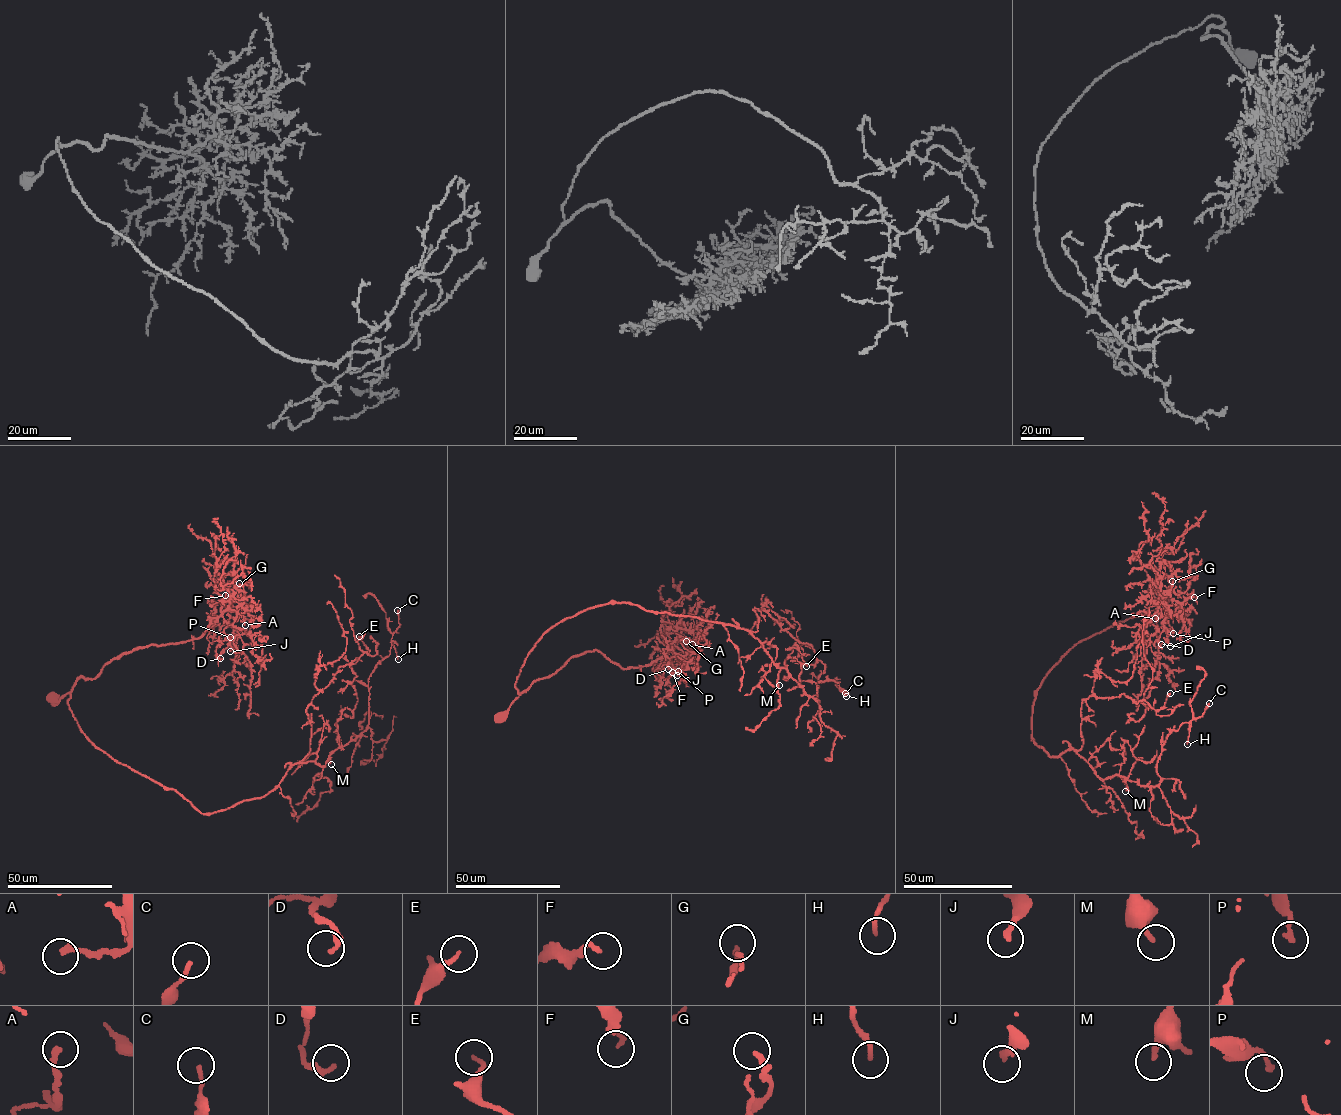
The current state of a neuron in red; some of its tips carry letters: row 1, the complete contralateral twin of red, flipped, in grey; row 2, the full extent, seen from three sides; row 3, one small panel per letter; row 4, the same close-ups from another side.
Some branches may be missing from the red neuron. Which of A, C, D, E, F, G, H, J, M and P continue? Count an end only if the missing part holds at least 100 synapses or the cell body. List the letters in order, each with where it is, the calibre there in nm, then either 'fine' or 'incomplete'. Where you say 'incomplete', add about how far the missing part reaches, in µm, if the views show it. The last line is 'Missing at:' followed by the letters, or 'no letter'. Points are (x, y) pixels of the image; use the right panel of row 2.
A: (1155, 618) | 220 nm | fine
C: (1209, 703) | 160 nm | fine
D: (1161, 644) | 240 nm | fine
E: (1170, 693) | 180 nm | fine
F: (1194, 597) | 160 nm | fine
G: (1172, 581) | 220 nm | fine
H: (1187, 744) | 170 nm | fine
J: (1170, 646) | 240 nm | incomplete | 25 µm
M: (1125, 791) | 220 nm | fine
P: (1173, 633) | 190 nm | fine
Missing at: J

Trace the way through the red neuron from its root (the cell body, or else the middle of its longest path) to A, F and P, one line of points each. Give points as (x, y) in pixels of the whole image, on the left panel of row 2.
A: (51, 697), (58, 699), (80, 677), (94, 678), (135, 650), (197, 639), (228, 609), (243, 616), (245, 625)
F: (51, 697), (58, 699), (80, 677), (94, 678), (135, 650), (197, 639), (231, 605), (225, 595)
P: (51, 697), (58, 699), (80, 677), (94, 678), (135, 650), (197, 639), (222, 615), (230, 637)

